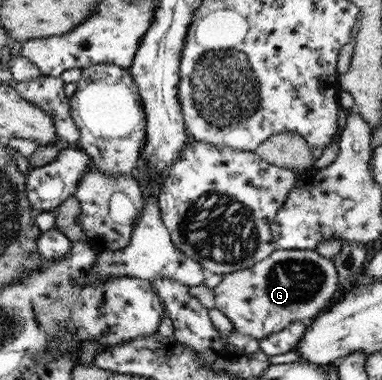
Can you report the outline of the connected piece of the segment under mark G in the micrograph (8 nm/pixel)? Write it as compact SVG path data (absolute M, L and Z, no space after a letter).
M275 249L253 266L224 274L221 282L213 287L212 293L214 307L230 320L233 331L260 341L264 336L284 329L288 323L312 320L318 311L327 307L336 287L338 276L333 261L320 256L315 249Z

